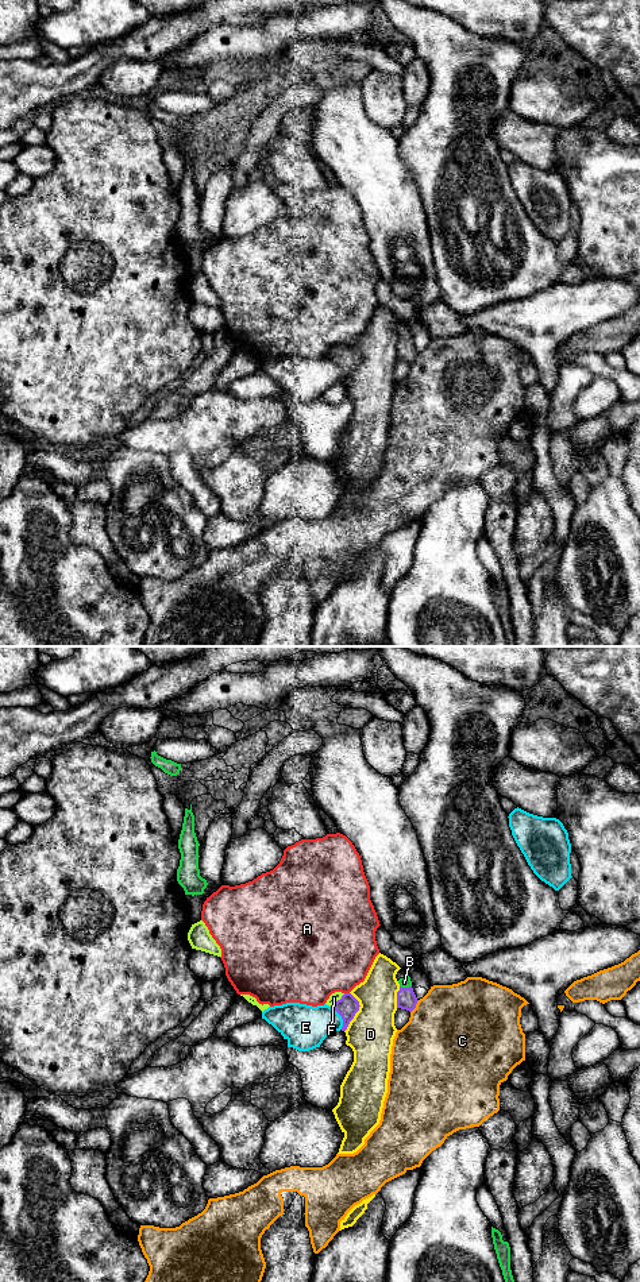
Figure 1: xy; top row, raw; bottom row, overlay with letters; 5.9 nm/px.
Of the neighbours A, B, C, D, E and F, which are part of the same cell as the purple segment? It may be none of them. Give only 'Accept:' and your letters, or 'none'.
Accept: B

